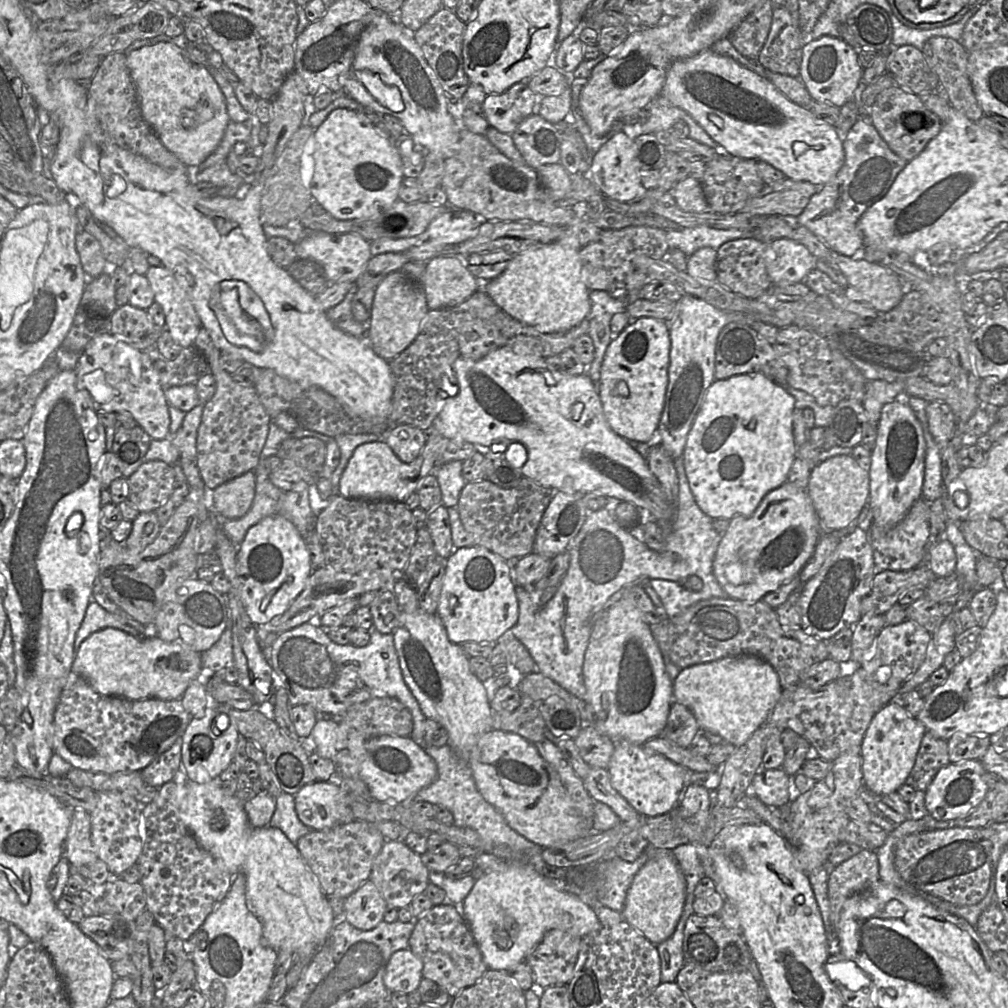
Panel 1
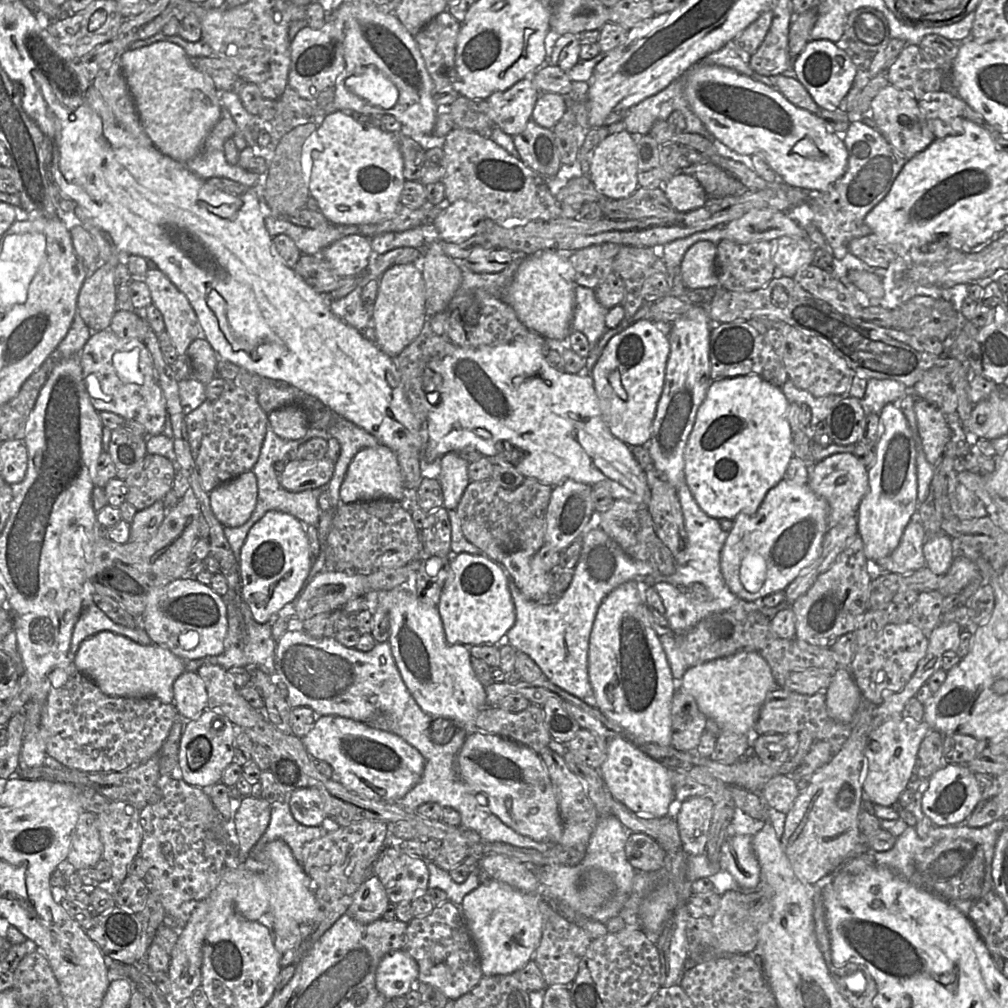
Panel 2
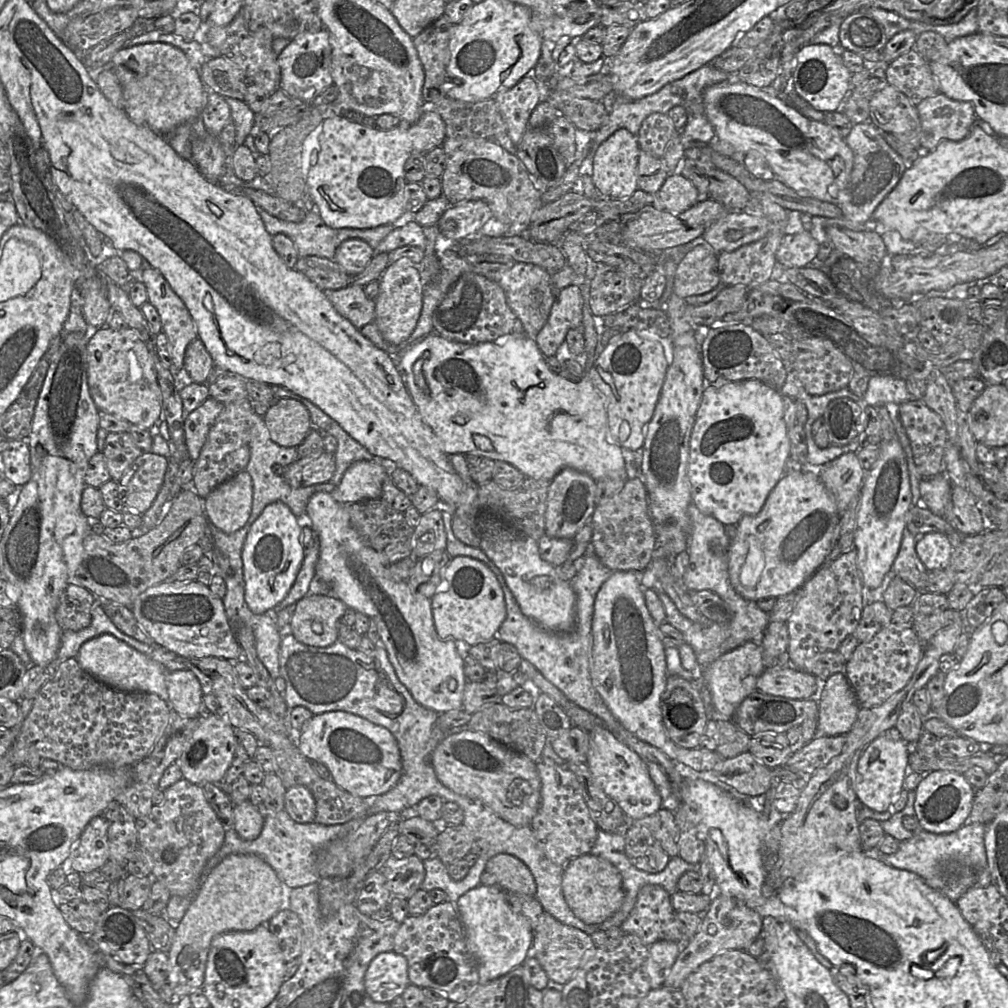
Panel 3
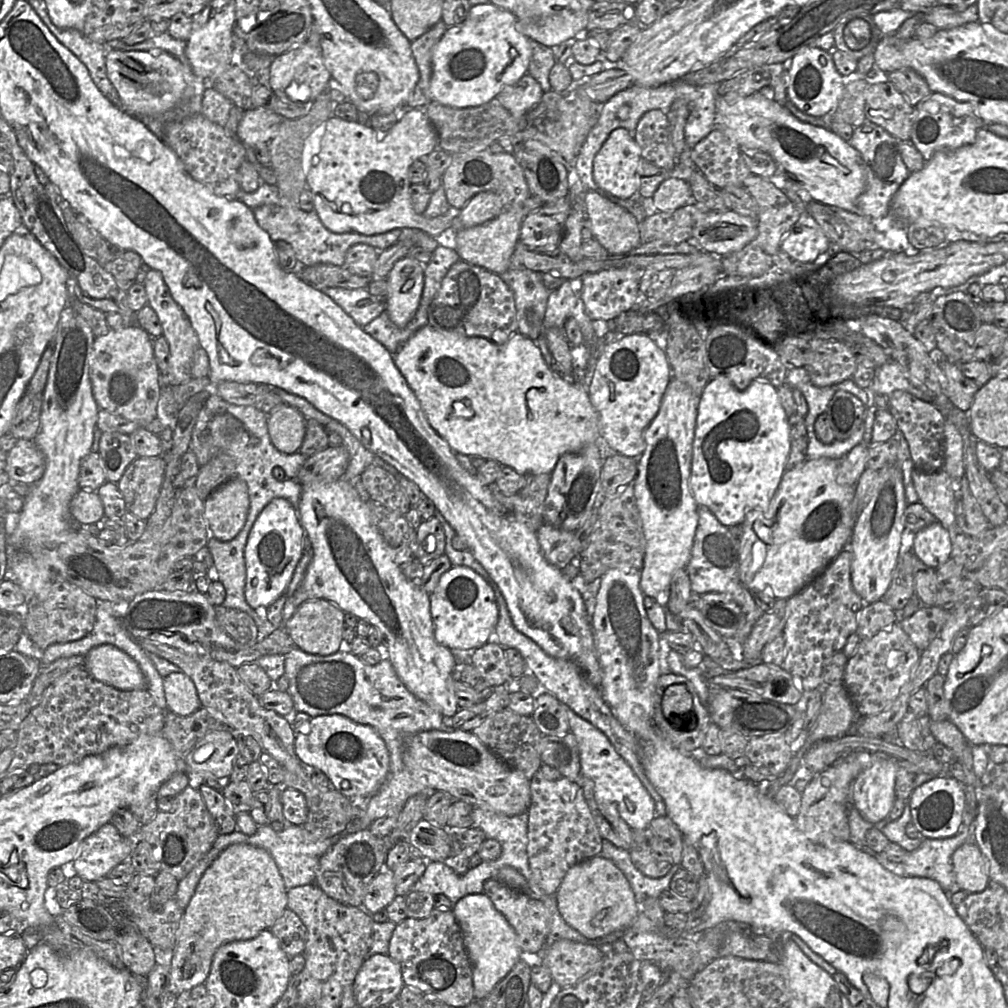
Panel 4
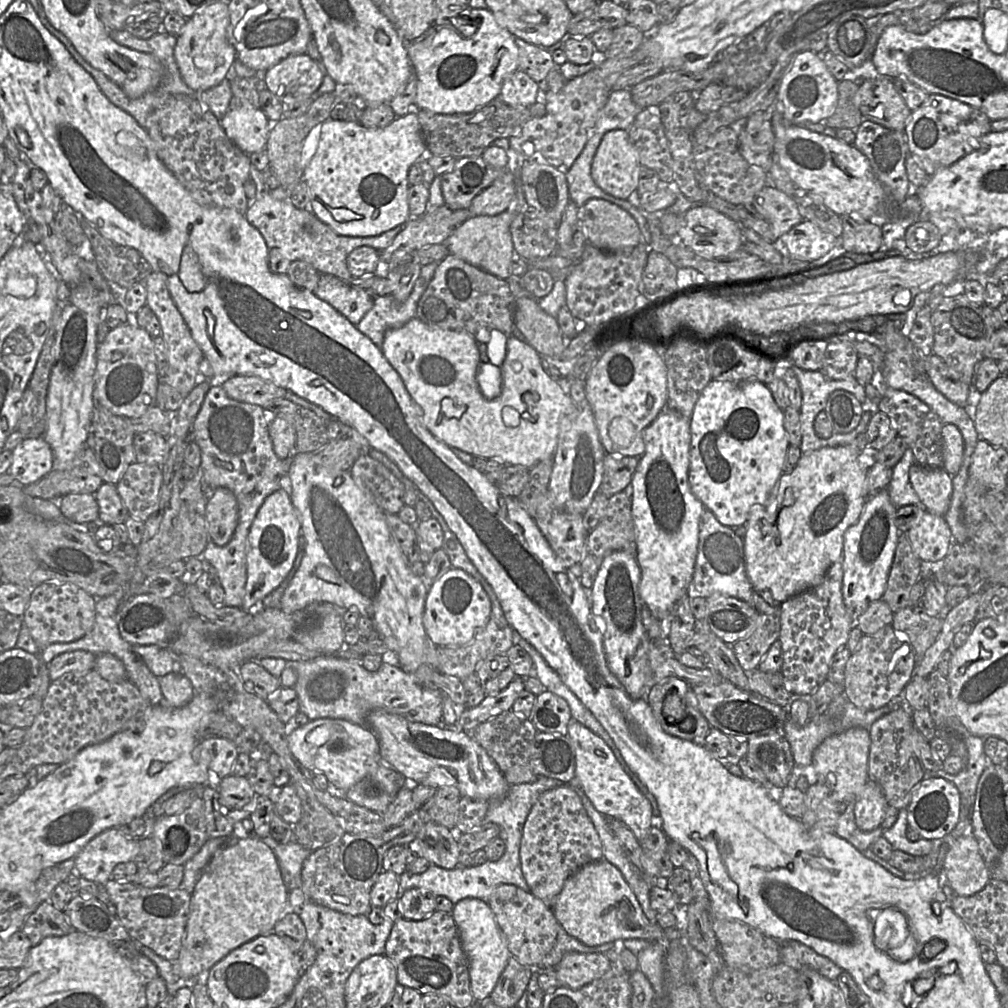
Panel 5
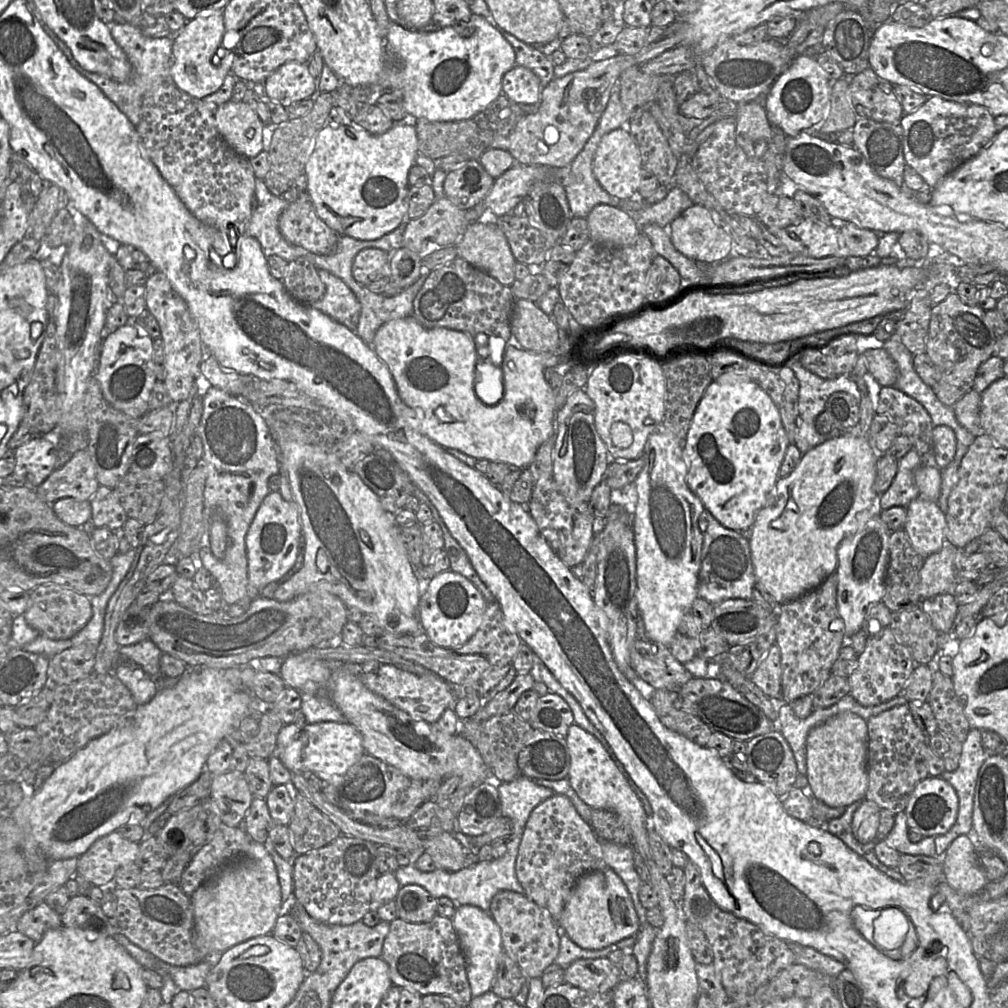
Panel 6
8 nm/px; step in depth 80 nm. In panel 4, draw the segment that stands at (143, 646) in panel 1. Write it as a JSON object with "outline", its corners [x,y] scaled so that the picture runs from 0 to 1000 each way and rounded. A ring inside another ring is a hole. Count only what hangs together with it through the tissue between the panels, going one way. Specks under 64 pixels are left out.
{"outline":[[[101,639],[83,652],[83,662],[94,674],[119,685],[144,684],[145,675],[136,657],[116,642]]]}

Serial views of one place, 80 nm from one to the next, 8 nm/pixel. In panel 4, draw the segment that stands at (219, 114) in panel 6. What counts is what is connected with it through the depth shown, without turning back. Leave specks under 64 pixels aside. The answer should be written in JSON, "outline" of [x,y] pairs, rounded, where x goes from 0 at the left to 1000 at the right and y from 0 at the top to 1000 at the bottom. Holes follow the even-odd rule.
{"outline":[[[268,108],[244,109],[236,122],[233,135],[243,146],[252,147],[256,143],[267,142],[283,118]]]}

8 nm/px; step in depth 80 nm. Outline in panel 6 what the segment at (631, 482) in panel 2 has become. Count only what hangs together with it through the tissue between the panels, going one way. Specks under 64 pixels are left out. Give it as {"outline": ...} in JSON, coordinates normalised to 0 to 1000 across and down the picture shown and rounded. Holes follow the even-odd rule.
{"outline":[[[407,313],[380,321],[374,327],[368,343],[386,365],[398,397],[416,408],[418,429],[438,444],[452,445],[471,455],[497,457],[508,464],[522,464],[529,457],[536,441],[551,432],[551,392],[539,372],[538,351],[504,343],[497,362],[499,395],[491,402],[482,402],[471,390],[473,349],[469,334],[462,329],[445,325],[423,325]]]}

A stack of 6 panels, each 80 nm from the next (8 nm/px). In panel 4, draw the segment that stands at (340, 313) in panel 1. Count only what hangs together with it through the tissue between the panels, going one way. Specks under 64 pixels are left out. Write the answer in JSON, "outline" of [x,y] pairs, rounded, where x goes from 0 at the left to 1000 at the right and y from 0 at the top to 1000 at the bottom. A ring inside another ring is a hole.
{"outline":[[[323,285],[318,289],[328,296],[351,319],[361,324],[383,308],[381,294],[371,294],[364,286]]]}

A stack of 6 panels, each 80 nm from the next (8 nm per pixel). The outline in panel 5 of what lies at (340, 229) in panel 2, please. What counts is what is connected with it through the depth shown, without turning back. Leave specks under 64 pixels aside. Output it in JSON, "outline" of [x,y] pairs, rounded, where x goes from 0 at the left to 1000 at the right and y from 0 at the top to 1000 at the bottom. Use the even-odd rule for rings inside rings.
{"outline":[[[250,163],[248,165],[248,177],[252,180],[254,185],[254,196],[251,198],[247,197],[247,206],[243,212],[246,220],[257,228],[267,247],[276,246],[279,249],[279,252],[288,259],[300,258],[306,260],[316,269],[317,272],[324,271],[333,274],[340,279],[346,279],[350,275],[344,264],[344,256],[348,249],[357,244],[367,244],[378,250],[386,245],[393,234],[403,225],[402,221],[400,221],[377,233],[366,235],[336,233],[325,223],[320,221],[310,209],[297,207],[291,203],[287,198],[286,193],[283,198],[272,197],[268,192],[268,187],[262,181],[261,172]]]}

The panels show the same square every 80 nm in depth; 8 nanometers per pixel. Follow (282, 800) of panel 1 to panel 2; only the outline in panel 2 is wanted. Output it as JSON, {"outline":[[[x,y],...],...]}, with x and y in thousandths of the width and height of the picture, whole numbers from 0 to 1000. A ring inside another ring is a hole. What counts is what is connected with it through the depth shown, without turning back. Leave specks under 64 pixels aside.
{"outline":[[[287,797],[272,798],[265,823],[250,841],[244,852],[261,855],[263,839],[273,833],[282,834],[289,842],[294,854],[301,860],[300,842],[305,835],[322,829],[325,824],[320,819],[305,820],[296,816],[289,808]]]}

